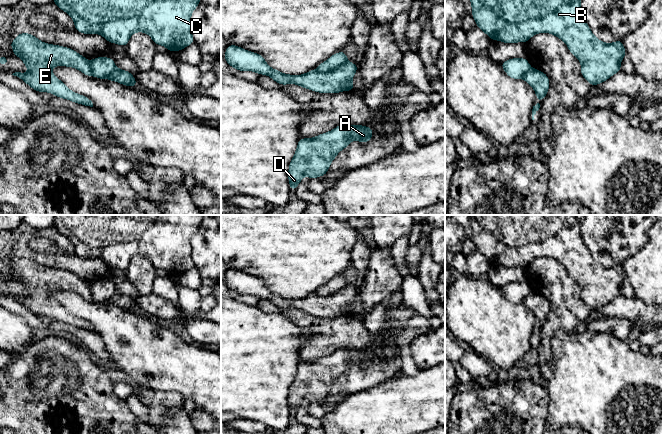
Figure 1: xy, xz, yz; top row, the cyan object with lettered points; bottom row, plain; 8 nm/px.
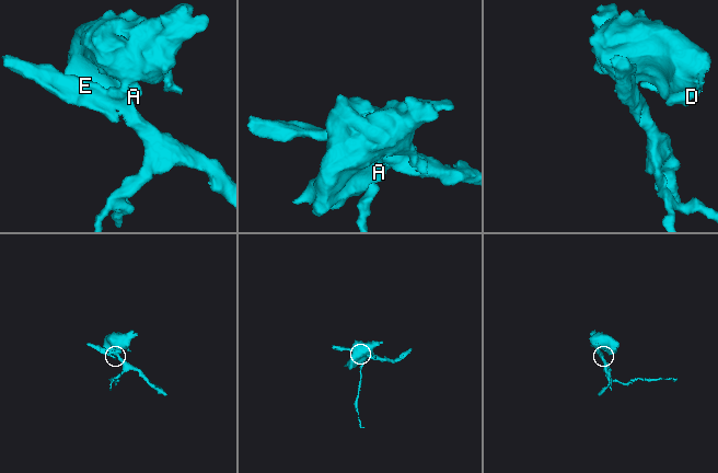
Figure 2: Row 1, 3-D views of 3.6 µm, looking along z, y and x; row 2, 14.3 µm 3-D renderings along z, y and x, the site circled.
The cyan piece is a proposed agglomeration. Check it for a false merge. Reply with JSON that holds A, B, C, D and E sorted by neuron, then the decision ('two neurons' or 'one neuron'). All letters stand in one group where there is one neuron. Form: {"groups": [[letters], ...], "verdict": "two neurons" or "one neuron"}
{"groups": [["A", "B", "C", "D"], ["E"]], "verdict": "two neurons"}

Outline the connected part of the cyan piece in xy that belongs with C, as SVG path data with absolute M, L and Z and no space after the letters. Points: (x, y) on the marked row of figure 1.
M53 0L74 21L82 34L99 34L109 43L127 46L136 32L148 34L156 45L180 51L194 43L191 14L200 0Z

